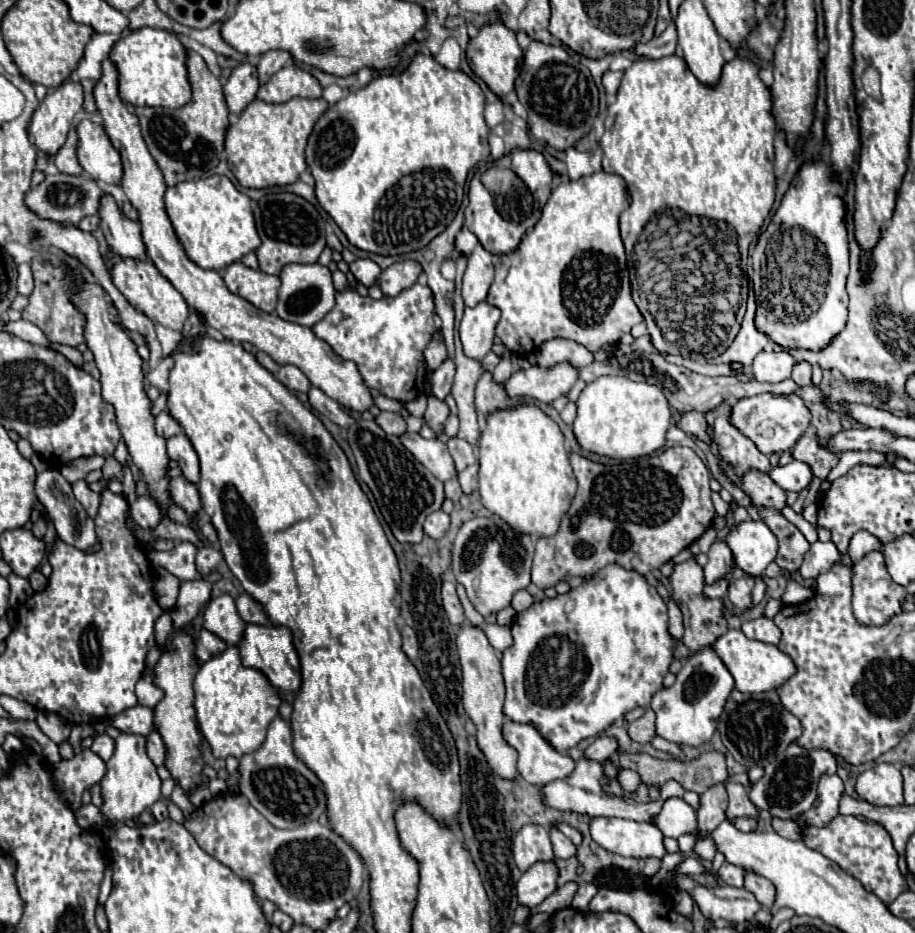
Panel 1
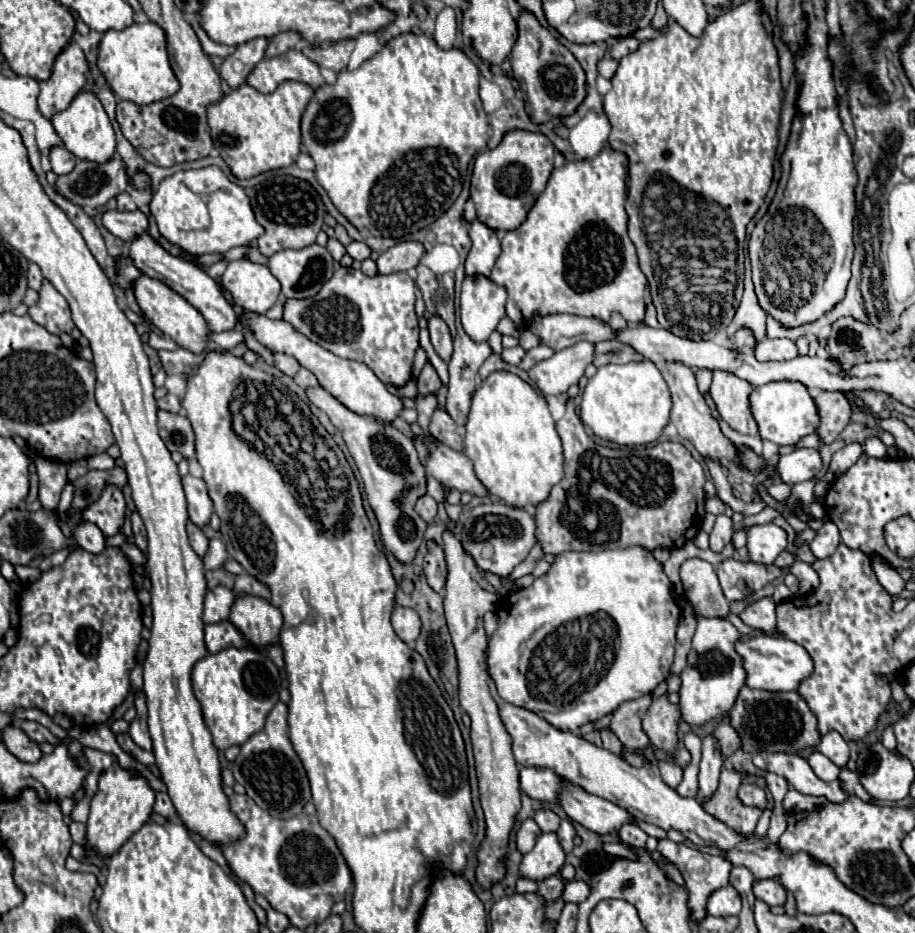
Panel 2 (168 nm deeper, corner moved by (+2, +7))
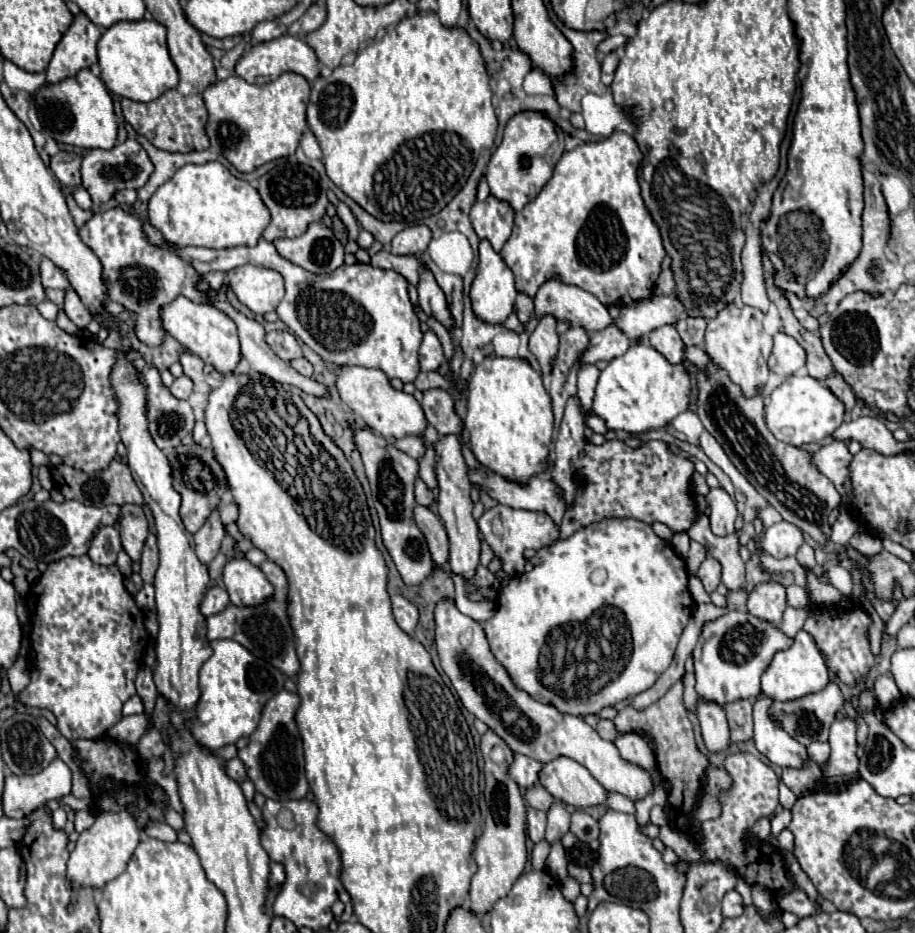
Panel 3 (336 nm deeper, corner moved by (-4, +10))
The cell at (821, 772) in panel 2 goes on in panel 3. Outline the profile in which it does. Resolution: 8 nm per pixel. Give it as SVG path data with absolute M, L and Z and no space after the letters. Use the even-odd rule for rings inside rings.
M814 741L814 743L810 743L808 747L808 757L814 761L814 763L818 763L820 767L828 761L828 757L830 757L830 745L828 743L822 743L822 741Z

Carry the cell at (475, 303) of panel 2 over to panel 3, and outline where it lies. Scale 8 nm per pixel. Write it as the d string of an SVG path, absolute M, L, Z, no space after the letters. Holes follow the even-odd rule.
M486 239L480 241L480 265L470 297L472 307L484 321L506 321L514 309L514 273Z

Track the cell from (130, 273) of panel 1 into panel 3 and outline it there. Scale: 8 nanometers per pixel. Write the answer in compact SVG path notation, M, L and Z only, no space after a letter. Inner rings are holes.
M180 297L174 303L164 305L162 323L172 337L176 337L184 347L190 349L190 353L198 355L204 363L212 365L218 373L238 373L238 365L242 361L238 329L236 323L224 311L216 309L214 305L196 305L186 297Z

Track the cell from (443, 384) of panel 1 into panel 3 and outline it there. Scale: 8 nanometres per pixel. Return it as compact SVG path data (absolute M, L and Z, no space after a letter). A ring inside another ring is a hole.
M420 265L420 281L416 285L418 289L418 303L422 307L422 311L426 315L436 317L444 327L448 327L448 303L446 297L442 293L442 289L438 287L432 271L426 265Z

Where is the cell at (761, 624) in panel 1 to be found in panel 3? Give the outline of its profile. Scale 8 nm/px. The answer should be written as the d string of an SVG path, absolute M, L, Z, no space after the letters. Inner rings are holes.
M758 583L748 597L748 611L778 625L786 609L786 589L780 583Z

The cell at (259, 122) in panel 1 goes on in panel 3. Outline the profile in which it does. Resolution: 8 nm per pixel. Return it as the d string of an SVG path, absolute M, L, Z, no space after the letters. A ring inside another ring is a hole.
M290 71L282 73L276 81L266 85L252 85L238 75L230 75L226 79L216 81L214 85L208 85L202 97L208 109L206 135L210 139L210 151L222 153L238 171L250 173L268 161L288 157L296 151L306 125L306 105L310 97L310 83L302 75L296 75Z

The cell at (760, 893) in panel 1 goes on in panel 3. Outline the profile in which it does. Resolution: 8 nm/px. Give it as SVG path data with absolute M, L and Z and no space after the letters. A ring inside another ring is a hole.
M804 891L786 893L786 895L780 899L780 907L782 907L784 911L794 913L796 917L810 917L810 915L814 915L816 909L818 909L818 905L816 905L814 901L810 901Z

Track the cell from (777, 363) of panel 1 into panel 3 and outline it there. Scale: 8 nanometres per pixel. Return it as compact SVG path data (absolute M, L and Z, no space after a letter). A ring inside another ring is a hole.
M786 333L774 335L774 349L768 359L768 369L776 375L794 375L806 365L806 351L798 341L792 341Z

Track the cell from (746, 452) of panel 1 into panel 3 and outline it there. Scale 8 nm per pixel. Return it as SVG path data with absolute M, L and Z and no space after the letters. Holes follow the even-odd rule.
M728 303L714 319L708 319L706 329L706 353L716 365L728 371L732 381L744 389L744 393L752 395L756 389L764 389L768 379L768 357L772 351L772 337L764 333L762 327L764 313L754 307L738 307L736 303Z

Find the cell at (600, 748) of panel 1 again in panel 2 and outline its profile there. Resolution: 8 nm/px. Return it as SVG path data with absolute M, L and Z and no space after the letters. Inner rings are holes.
M650 694L648 696L642 696L638 700L630 700L630 702L622 702L614 714L612 714L612 720L610 720L610 730L620 738L620 742L624 746L630 746L630 748L640 748L644 752L646 758L652 758L652 752L650 752L650 740L646 738L646 734L642 732L642 716L644 712L648 710L648 706L652 704L652 698Z

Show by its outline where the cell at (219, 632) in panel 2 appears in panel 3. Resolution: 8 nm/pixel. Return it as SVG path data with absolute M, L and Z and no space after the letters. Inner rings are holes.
M268 597L264 603L256 607L238 607L228 605L224 611L210 615L206 619L208 623L208 639L232 639L238 641L248 651L256 653L256 657L264 657L264 661L272 663L276 669L280 669L284 675L294 677L300 669L298 655L296 655L296 643L294 643L294 631L288 619L288 601L278 601L276 597Z

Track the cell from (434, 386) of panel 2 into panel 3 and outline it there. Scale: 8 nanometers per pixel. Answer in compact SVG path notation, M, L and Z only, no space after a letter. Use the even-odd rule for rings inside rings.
M428 329L424 333L424 341L420 347L420 367L422 367L422 371L438 371L442 361L446 361L442 343L438 341L436 333Z

